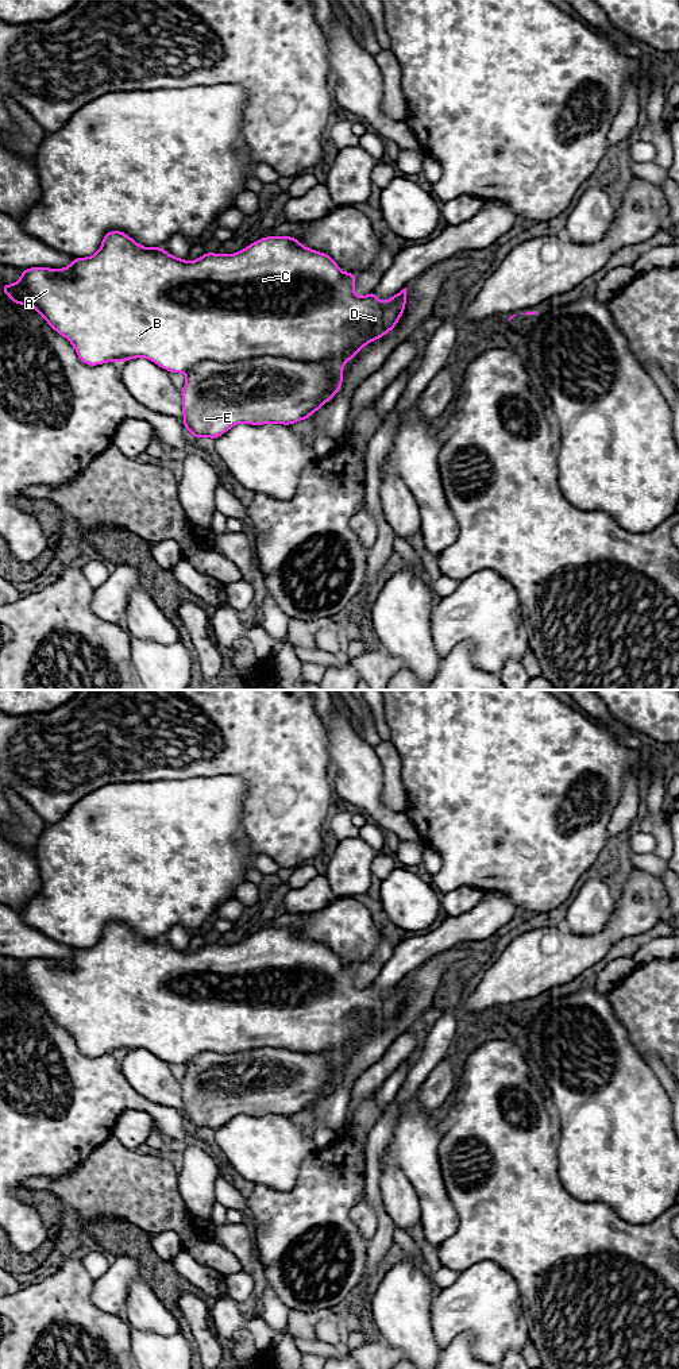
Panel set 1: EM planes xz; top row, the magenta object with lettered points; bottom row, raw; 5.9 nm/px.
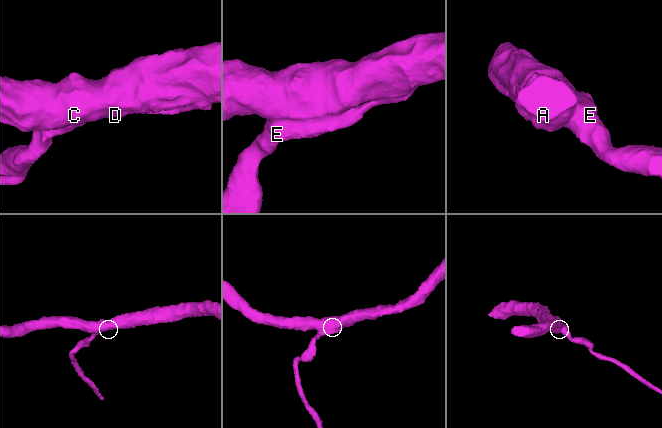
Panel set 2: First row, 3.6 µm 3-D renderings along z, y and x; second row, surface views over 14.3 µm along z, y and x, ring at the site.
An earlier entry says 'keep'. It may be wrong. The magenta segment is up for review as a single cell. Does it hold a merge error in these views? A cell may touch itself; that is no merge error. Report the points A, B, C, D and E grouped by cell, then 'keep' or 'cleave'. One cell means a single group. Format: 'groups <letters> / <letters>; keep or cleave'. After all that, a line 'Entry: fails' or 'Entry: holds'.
groups A B C D E; keep
Entry: holds

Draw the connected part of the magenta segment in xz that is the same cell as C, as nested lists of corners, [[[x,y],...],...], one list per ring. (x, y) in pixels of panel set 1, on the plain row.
[[[109,922],[105,925],[99,942],[92,948],[73,949],[73,953],[63,960],[23,960],[18,973],[1,976],[1,983],[11,992],[19,996],[30,996],[40,1004],[54,1022],[70,1033],[80,1052],[85,1056],[97,1057],[107,1053],[121,1054],[135,1049],[146,1049],[170,1065],[185,1064],[186,1073],[181,1081],[184,1119],[193,1129],[216,1130],[240,1114],[258,1118],[263,1115],[292,1117],[310,1108],[337,1085],[343,1075],[343,1057],[364,1037],[385,1027],[397,1017],[405,1002],[406,979],[383,994],[377,988],[375,982],[363,988],[356,987],[354,982],[355,968],[356,964],[342,963],[328,945],[308,940],[298,930],[290,928],[266,928],[235,945],[205,944],[202,948],[188,953],[186,950],[173,948],[162,938],[143,938],[121,922]]]

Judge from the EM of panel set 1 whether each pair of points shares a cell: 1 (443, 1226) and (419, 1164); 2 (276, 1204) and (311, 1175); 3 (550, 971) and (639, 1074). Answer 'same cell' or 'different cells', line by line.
1: same cell
2: same cell
3: different cells

